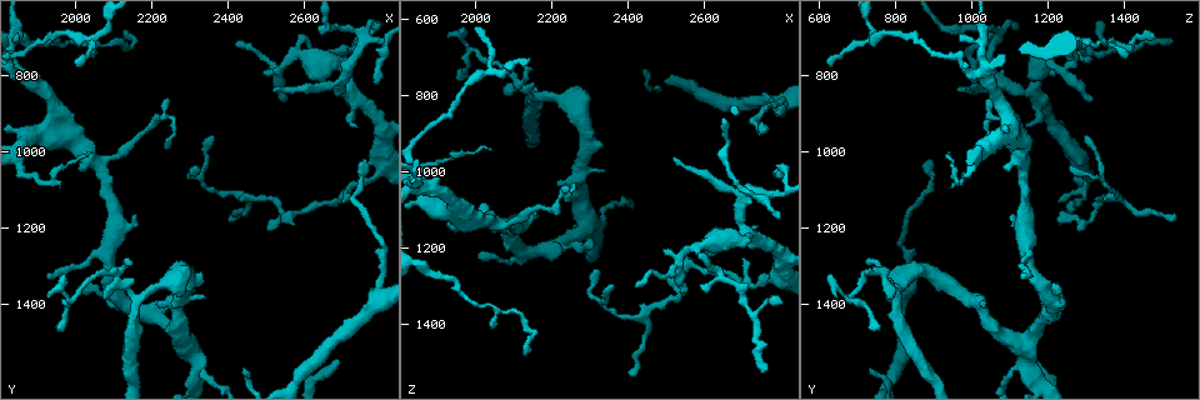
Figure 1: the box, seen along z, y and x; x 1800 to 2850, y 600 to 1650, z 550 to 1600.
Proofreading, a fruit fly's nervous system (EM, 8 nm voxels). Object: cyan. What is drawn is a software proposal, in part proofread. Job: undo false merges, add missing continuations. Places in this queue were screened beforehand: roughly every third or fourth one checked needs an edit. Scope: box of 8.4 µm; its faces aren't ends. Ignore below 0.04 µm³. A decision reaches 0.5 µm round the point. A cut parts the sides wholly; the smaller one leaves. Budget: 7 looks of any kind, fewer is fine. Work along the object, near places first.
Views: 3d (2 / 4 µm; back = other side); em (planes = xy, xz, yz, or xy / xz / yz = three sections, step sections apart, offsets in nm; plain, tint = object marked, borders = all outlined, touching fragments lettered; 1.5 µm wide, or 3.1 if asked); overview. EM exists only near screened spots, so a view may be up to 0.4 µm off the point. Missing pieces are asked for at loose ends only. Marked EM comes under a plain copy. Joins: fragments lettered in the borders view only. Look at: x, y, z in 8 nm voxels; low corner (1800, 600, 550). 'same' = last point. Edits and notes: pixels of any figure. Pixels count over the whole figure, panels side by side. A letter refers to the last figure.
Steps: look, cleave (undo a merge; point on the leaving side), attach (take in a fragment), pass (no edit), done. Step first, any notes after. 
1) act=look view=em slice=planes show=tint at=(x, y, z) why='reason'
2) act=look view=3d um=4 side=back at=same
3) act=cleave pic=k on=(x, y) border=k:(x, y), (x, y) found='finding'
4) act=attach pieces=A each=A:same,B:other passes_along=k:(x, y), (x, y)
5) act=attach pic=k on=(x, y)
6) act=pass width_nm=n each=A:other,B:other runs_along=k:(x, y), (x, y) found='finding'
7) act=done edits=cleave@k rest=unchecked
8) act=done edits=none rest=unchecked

act=look view=3d um=2 side=back at=(2760, 1075, 1290) why='sudden change in width'

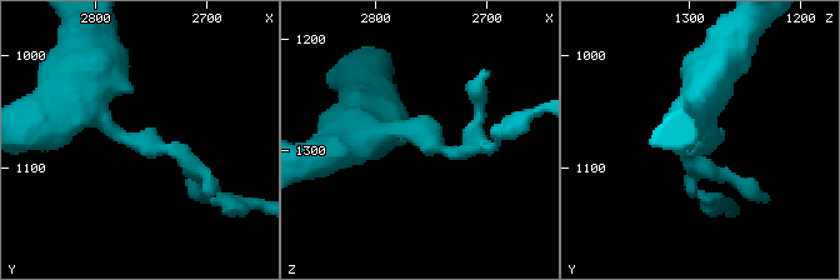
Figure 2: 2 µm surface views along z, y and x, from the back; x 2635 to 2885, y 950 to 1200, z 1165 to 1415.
act=look view=em slice=xy step=8 show=tint at=(2762, 1078, 1286) why='now the EM'

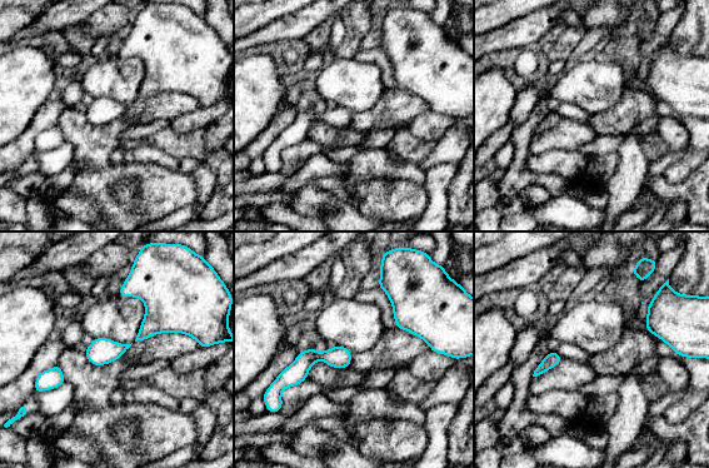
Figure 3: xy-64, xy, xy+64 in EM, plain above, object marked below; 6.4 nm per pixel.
act=look view=em slice=xy step=8 show=borders at=same why='see the neighbours'

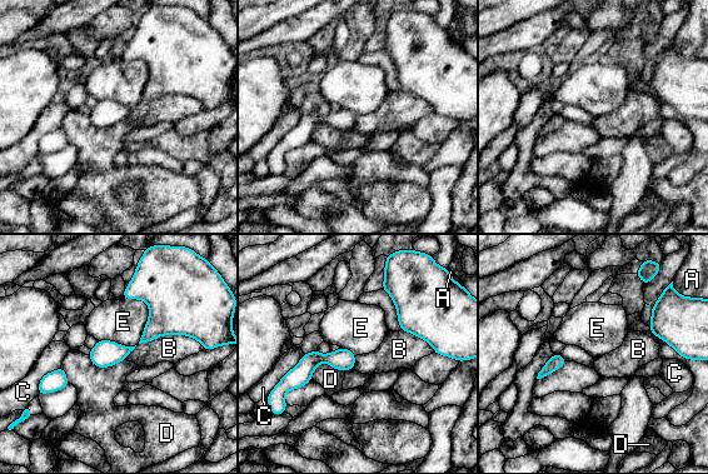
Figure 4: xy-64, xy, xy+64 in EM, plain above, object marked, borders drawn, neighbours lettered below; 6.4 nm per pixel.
act=pass width_nm=140 each=A:other,B:other,C:other,D:other,E:other border=4:(344, 370), (320, 363), (310, 379) found='all the same cell'

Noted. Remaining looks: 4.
act=look view=em slice=yz step=4 show=borders at=(2315, 1040, 1260) why='thin end'

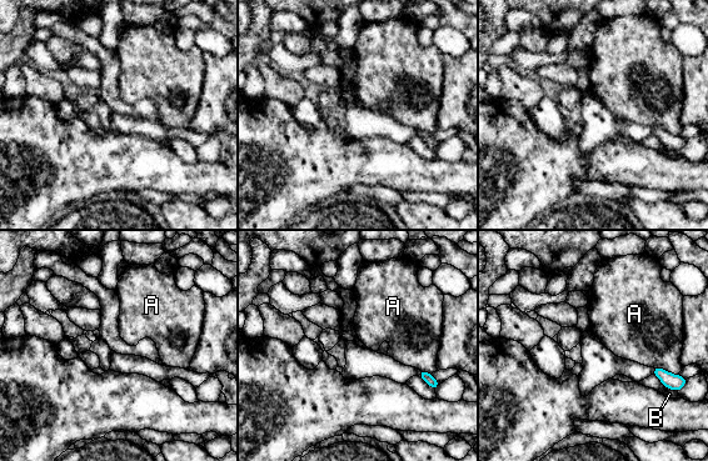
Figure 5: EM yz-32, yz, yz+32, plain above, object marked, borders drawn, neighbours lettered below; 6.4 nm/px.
act=look view=em slice=planes show=borders at=same

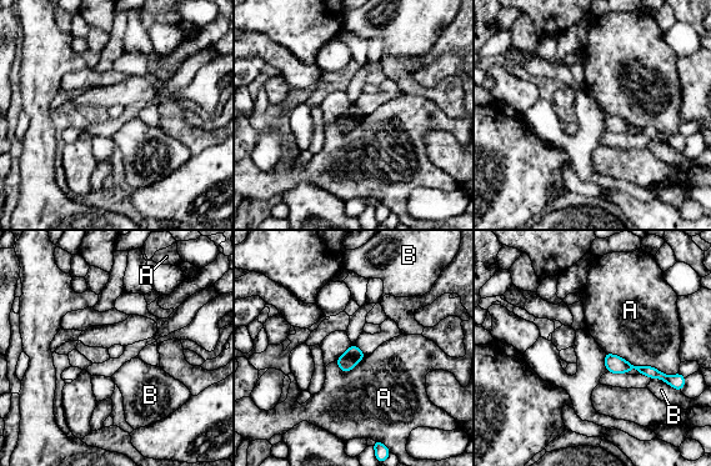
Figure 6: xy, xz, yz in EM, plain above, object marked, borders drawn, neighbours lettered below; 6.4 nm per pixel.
act=pass width_nm=60 each=A:other,B:other border=6:(605, 351), (675, 375) found='none of them fits'

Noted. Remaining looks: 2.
act=look view=3d um=4 at=(2435, 1575, 735) why='end of a long branch'

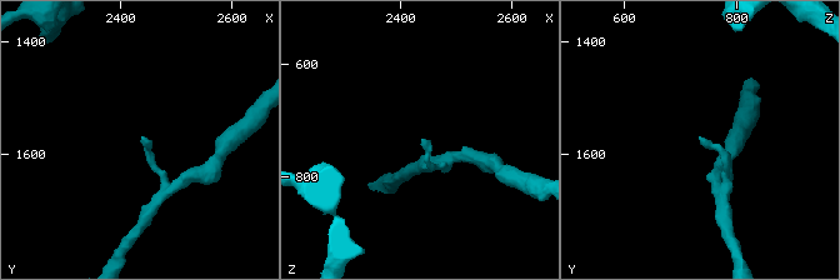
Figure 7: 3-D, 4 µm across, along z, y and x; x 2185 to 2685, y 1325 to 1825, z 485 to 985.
act=look view=em slice=planes show=borders at=(2435, 1570, 730)

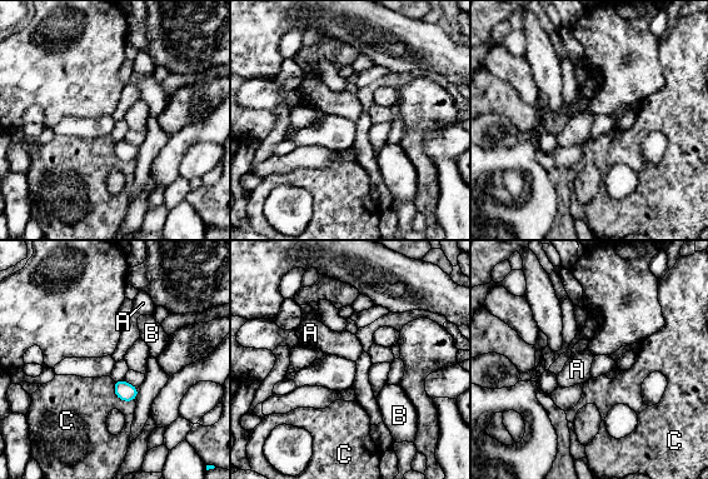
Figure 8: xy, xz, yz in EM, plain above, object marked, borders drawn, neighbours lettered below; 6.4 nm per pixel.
act=pass width_nm=100 each=A:other,B:other,C:other border=8:(113, 384), (120, 399), (134, 400) found='none of them fits'

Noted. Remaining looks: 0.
act=done edits=none rest=unchecked

